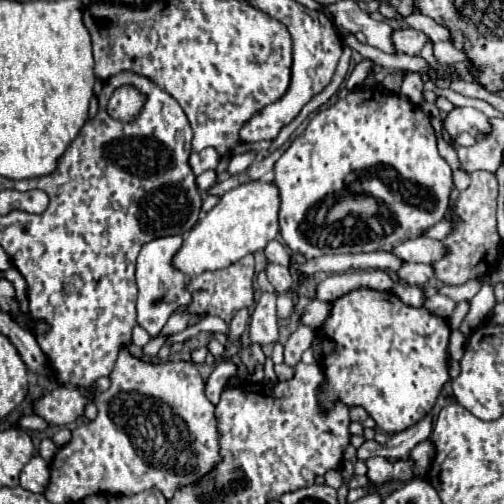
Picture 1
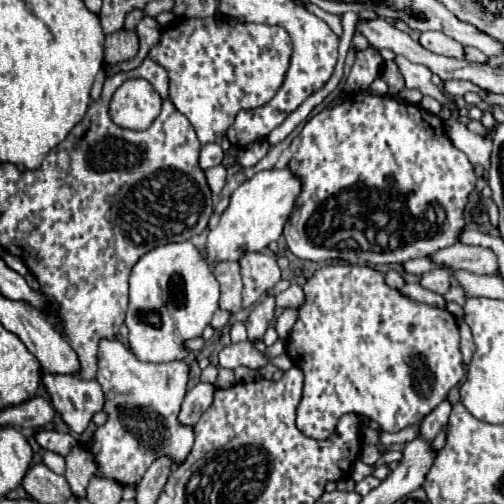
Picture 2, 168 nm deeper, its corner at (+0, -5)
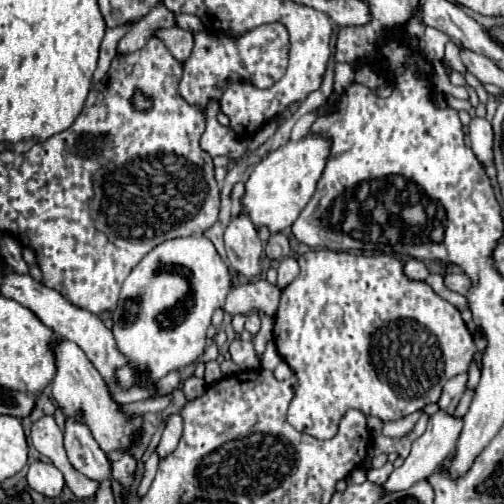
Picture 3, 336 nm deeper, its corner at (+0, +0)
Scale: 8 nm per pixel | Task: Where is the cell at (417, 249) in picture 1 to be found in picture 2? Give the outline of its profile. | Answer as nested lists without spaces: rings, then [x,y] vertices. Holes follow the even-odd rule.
[[[456,243],[452,247],[440,249],[432,255],[432,259],[450,269],[466,269],[476,275],[498,275],[498,259],[494,251],[486,247]]]

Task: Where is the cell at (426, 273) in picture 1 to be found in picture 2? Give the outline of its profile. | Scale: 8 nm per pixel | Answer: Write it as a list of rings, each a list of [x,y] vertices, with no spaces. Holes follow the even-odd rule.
[[[434,269],[426,275],[422,275],[420,285],[434,291],[434,293],[444,295],[450,289],[450,271],[448,269]]]

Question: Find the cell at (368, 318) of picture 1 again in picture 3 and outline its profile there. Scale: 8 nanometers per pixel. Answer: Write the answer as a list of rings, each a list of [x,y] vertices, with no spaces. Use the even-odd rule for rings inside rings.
[[[310,250],[308,254],[298,258],[298,264],[300,264],[300,274],[292,284],[288,284],[282,290],[280,308],[278,308],[276,324],[274,324],[274,342],[278,346],[278,352],[282,354],[282,358],[290,364],[290,368],[298,376],[298,390],[296,390],[294,400],[290,402],[290,408],[288,408],[288,422],[298,432],[310,434],[320,440],[332,438],[338,430],[340,418],[350,408],[356,408],[356,410],[364,412],[366,416],[378,416],[382,422],[400,420],[412,412],[422,410],[430,402],[438,402],[442,386],[450,378],[454,378],[462,372],[468,372],[468,366],[476,354],[476,346],[474,346],[474,340],[472,340],[464,320],[460,318],[458,308],[454,308],[450,302],[436,296],[428,284],[408,280],[402,274],[402,264],[396,258],[392,258],[392,256],[354,256],[350,252],[332,252],[332,250]]]

